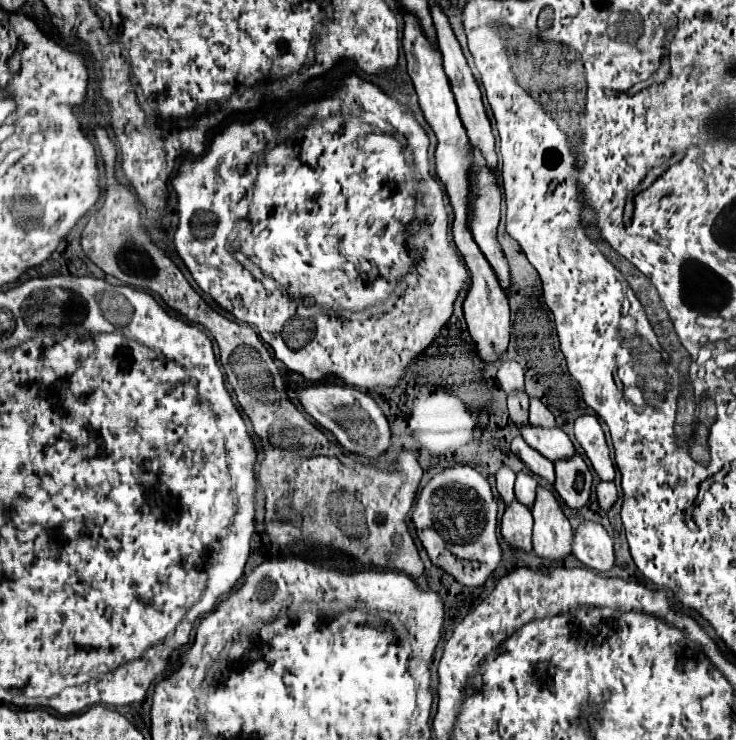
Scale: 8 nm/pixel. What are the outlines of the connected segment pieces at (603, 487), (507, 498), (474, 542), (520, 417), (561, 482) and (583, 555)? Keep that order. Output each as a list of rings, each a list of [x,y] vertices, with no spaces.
[[[599,482],[597,484],[597,498],[599,498],[599,506],[603,510],[609,510],[617,498],[615,482]]]
[[[501,466],[495,474],[497,478],[497,490],[503,498],[503,502],[513,502],[515,494],[513,494],[513,484],[515,484],[515,472],[509,468],[509,466]]]
[[[417,502],[411,522],[431,562],[451,574],[459,584],[477,588],[501,564],[497,534],[497,502]]]
[[[515,390],[513,394],[507,396],[507,406],[509,406],[509,416],[515,424],[527,422],[527,408],[529,408],[529,396],[525,390]]]
[[[575,452],[571,458],[555,462],[555,490],[563,502],[571,508],[581,508],[591,494],[591,472],[583,462],[581,454]]]
[[[583,520],[573,530],[571,552],[583,566],[599,572],[607,572],[615,560],[611,536],[593,520]]]

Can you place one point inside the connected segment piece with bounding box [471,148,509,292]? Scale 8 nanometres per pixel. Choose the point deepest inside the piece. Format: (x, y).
(486, 190)

